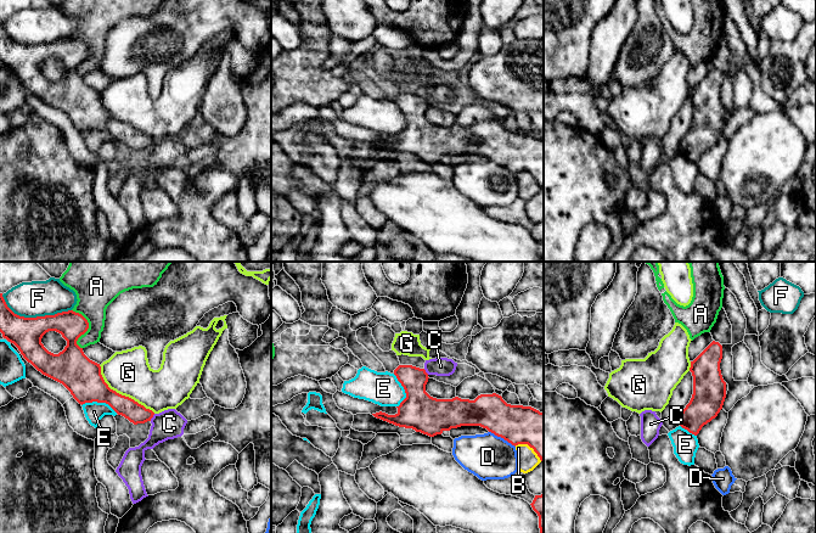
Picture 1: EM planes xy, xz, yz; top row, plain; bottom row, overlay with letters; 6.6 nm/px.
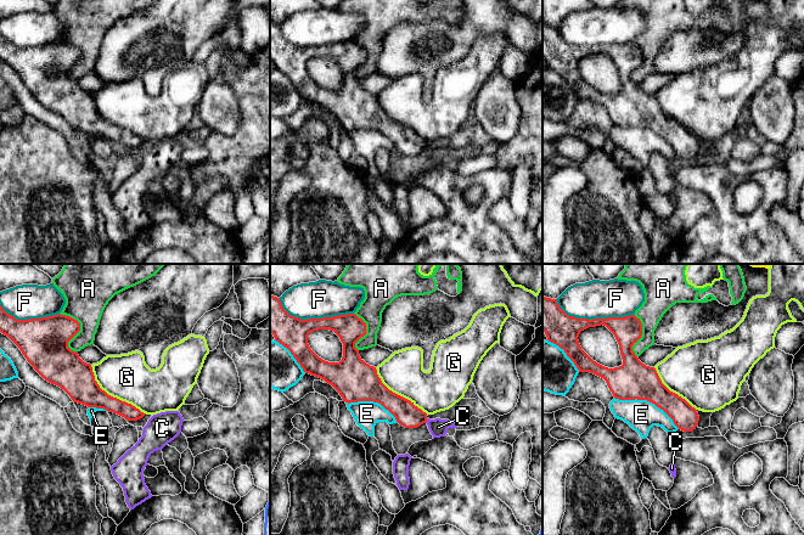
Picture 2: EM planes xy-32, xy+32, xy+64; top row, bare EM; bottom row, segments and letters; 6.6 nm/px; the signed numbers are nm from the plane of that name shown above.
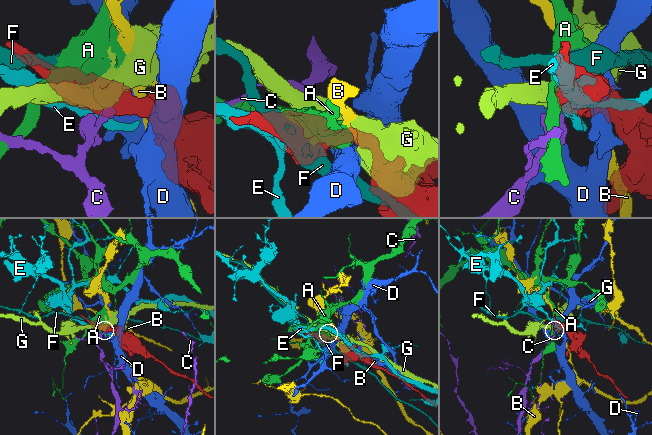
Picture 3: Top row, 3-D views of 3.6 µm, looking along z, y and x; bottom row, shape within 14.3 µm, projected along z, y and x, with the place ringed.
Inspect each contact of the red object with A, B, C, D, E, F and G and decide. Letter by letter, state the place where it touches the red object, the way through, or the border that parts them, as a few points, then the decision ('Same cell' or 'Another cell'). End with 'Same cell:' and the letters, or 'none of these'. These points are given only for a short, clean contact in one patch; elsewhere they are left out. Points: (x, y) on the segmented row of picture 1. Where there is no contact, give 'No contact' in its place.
A: Touches red at xy (88, 327). Another cell
B: Touches red at xz (529, 445). Boundary: xz (515, 445), (528, 444), (541, 460). Another cell
C: Touches red at xy (152, 416). Boundary: xy (155, 414), (150, 420). Another cell
D: Touches red at xz (502, 437). Another cell
E: Touches red at xy (100, 402). Another cell
F: Touches red at xy (34, 318). Another cell
G: Touches red at xy (121, 394). Another cell
Same cell: none of these

